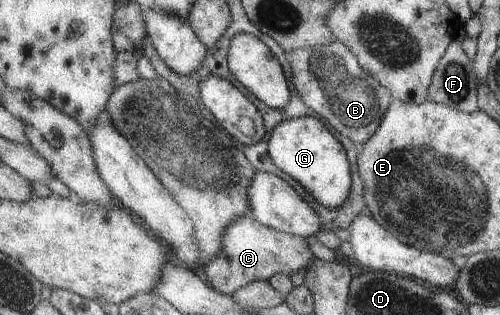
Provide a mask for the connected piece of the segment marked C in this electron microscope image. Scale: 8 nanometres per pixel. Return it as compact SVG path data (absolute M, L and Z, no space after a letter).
M240 216L230 222L220 236L220 244L222 248L218 256L207 261L202 273L208 285L225 295L231 295L237 288L251 282L266 281L273 274L282 273L288 276L290 272L304 270L313 258L306 239L268 228L248 216Z

